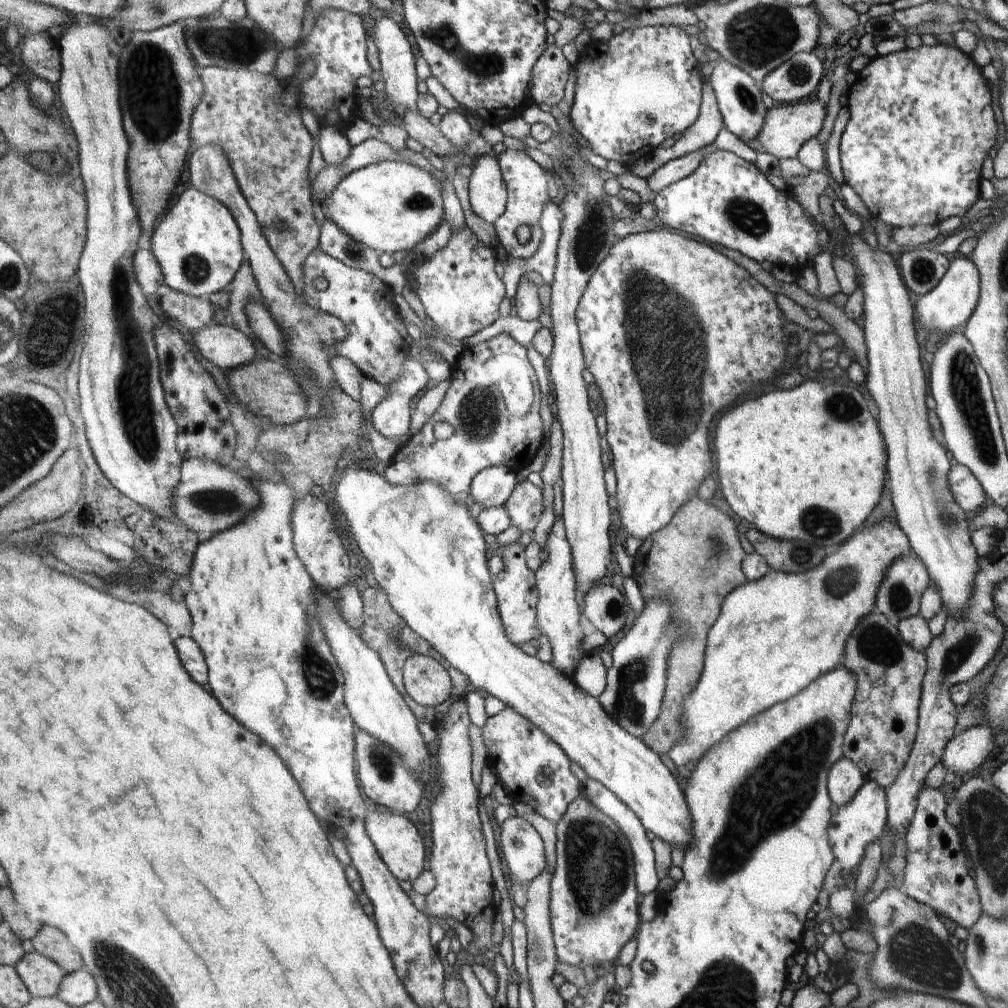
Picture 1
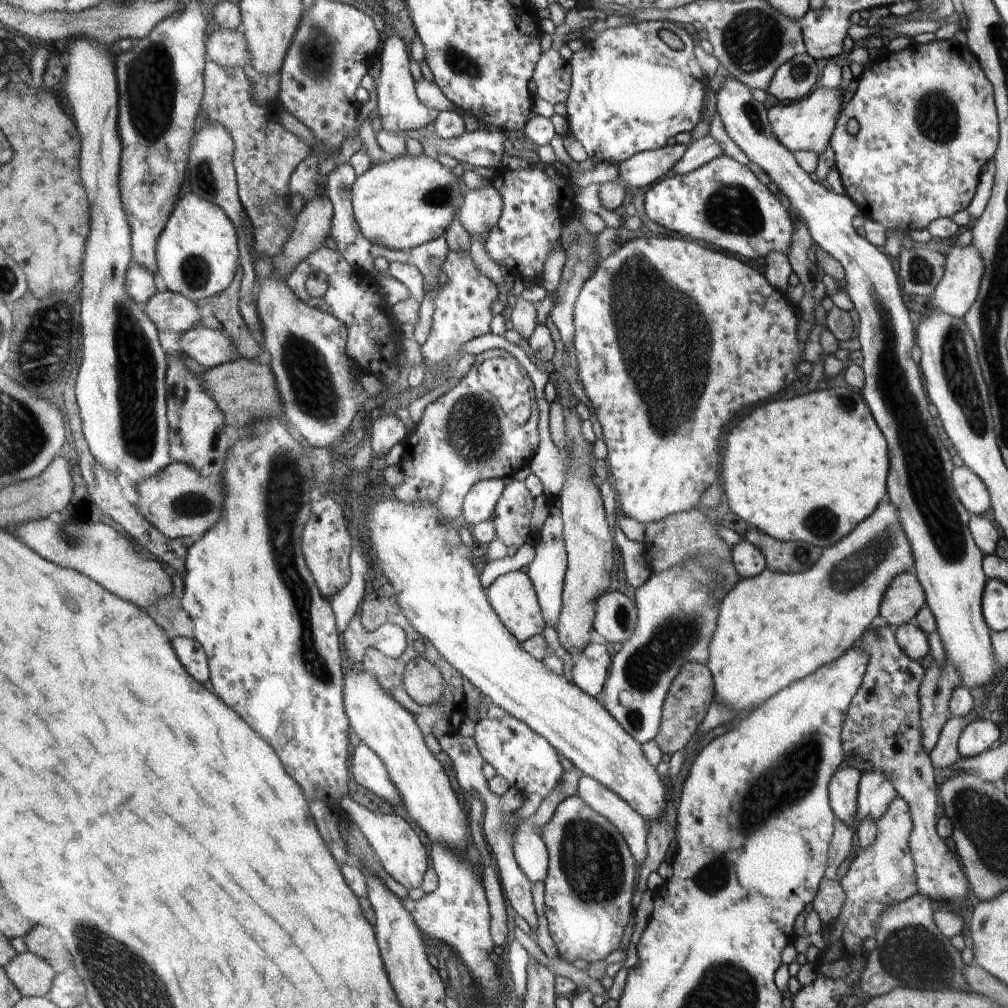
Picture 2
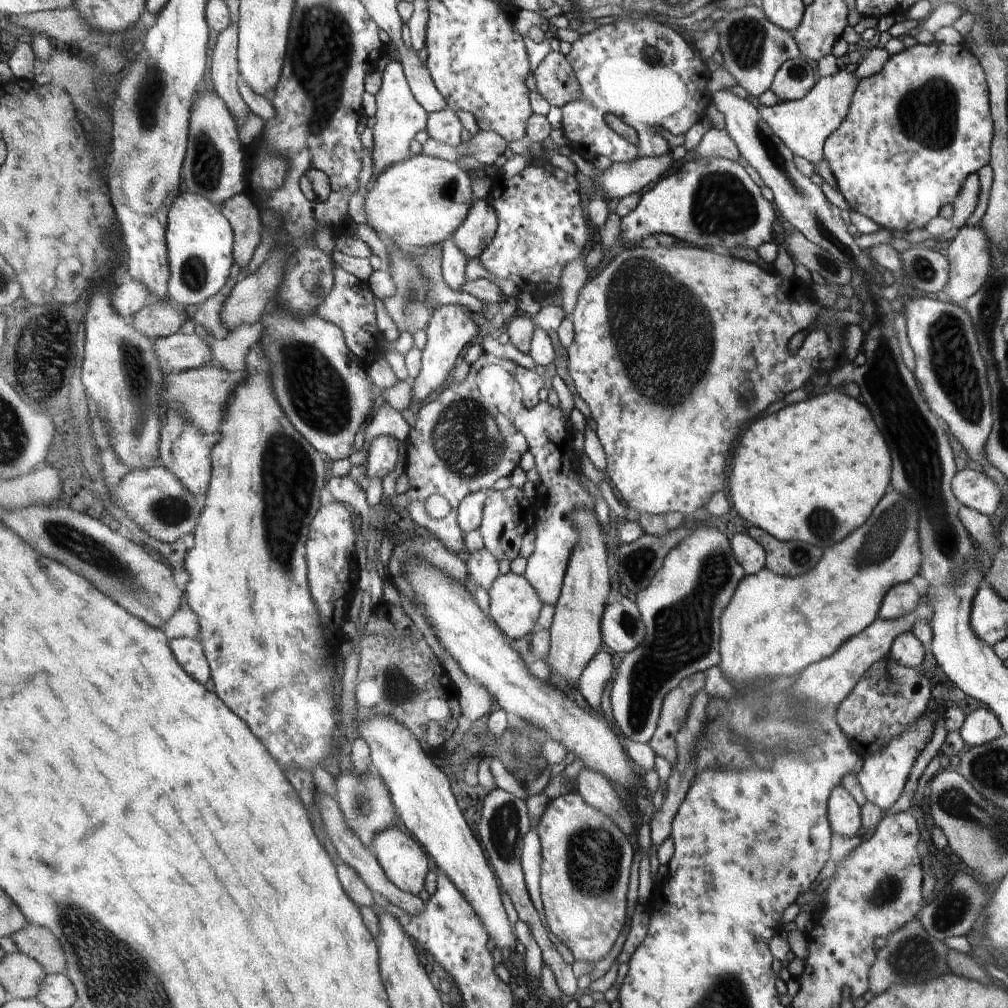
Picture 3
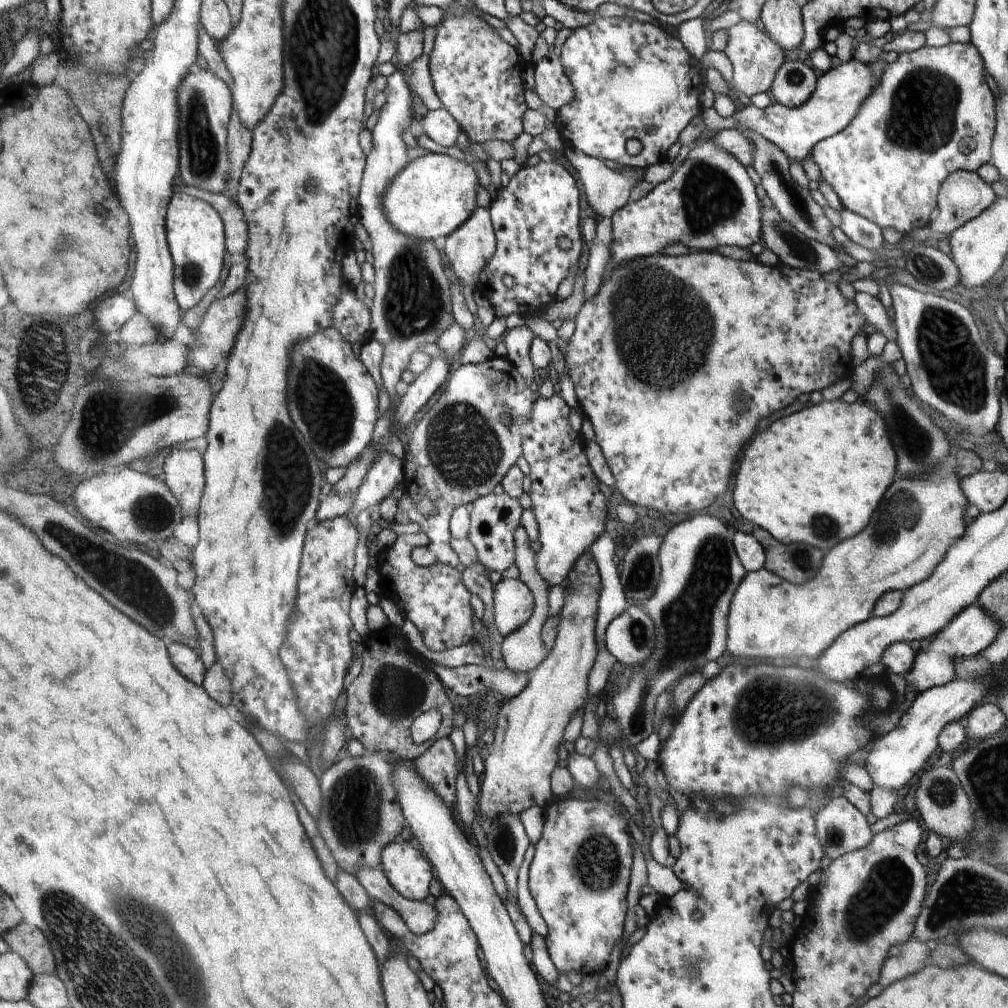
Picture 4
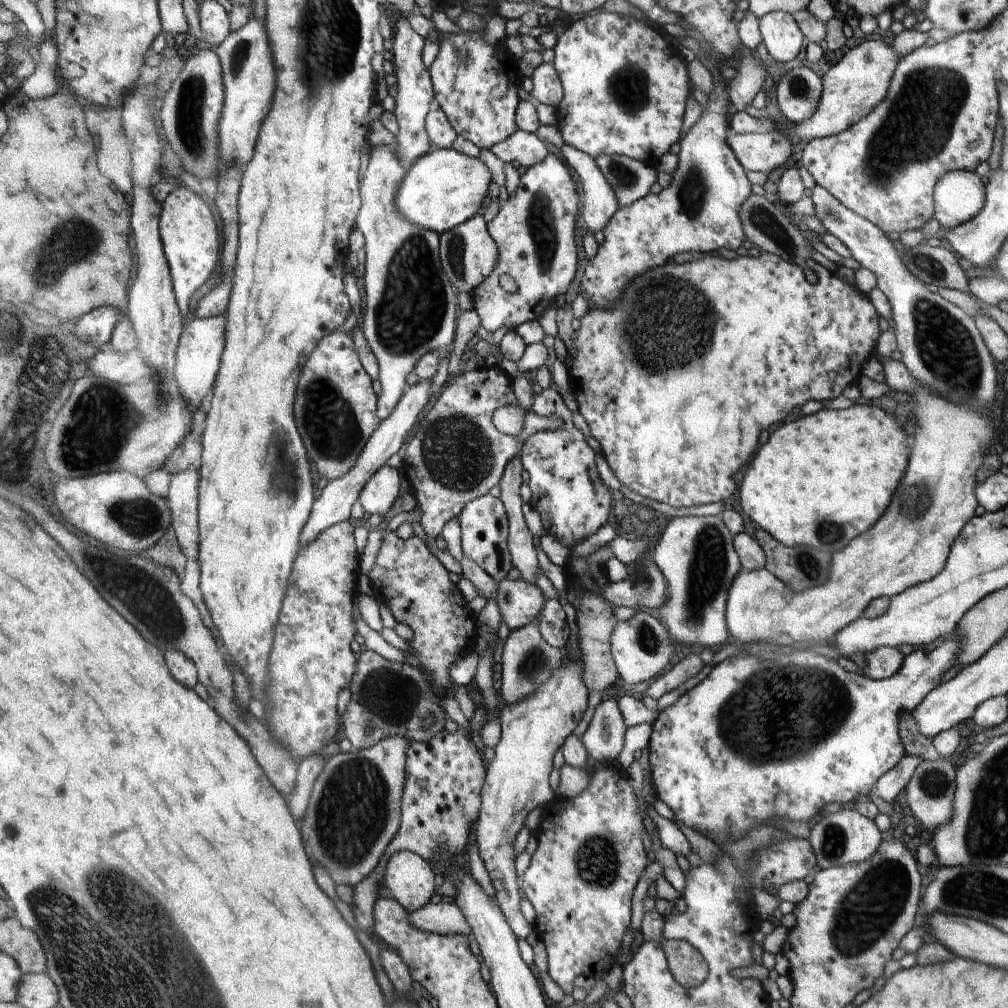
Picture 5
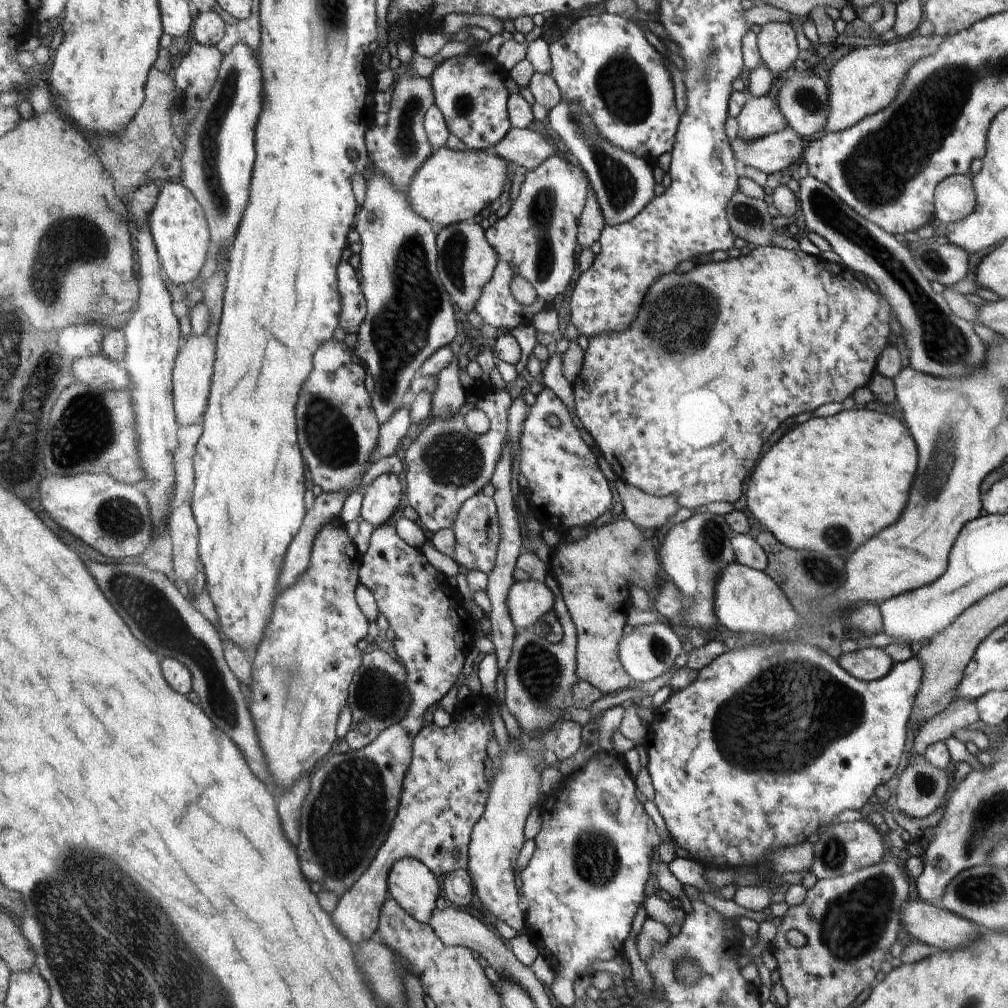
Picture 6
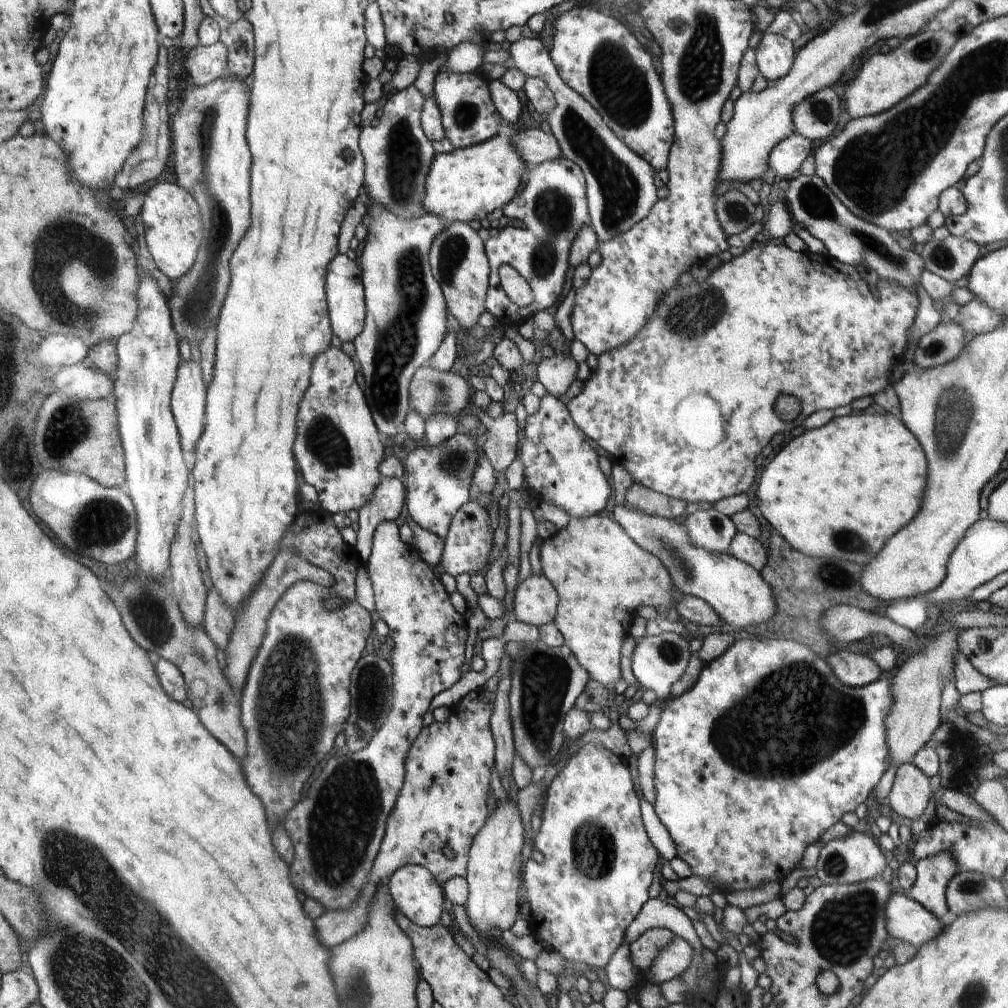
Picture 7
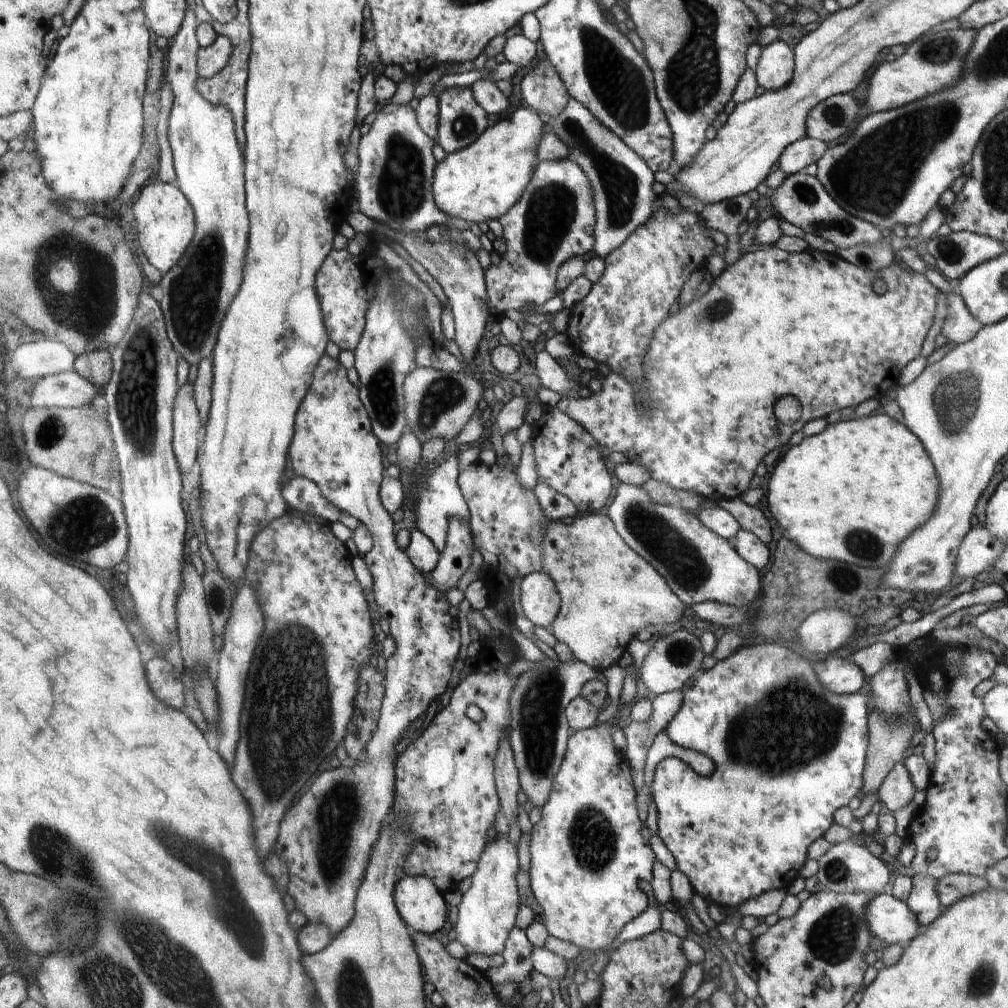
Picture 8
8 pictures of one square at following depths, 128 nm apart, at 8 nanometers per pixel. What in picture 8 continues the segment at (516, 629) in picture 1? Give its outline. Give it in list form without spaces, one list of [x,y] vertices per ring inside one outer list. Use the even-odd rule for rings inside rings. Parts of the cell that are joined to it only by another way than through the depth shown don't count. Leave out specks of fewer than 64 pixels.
[[[541,570],[527,574],[520,586],[520,604],[532,624],[550,631],[562,606],[555,581]]]

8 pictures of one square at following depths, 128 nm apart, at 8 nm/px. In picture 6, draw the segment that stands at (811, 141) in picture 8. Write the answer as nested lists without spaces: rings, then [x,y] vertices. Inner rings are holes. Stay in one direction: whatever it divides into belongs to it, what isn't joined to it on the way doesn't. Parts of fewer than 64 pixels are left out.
[[[790,127],[758,140],[742,140],[740,135],[732,139],[735,154],[743,167],[752,166],[766,174],[786,171],[789,166],[803,158],[805,140]]]

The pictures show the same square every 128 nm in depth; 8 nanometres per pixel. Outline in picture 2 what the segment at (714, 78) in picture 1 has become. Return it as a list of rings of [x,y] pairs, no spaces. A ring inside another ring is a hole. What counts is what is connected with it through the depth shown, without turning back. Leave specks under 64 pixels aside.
[[[726,78],[720,90],[716,92],[718,116],[732,141],[746,154],[750,162],[754,162],[766,172],[770,182],[774,182],[779,192],[787,197],[795,215],[806,225],[814,244],[822,248],[824,252],[828,252],[843,266],[846,292],[860,318],[855,336],[860,341],[860,351],[864,361],[861,366],[864,373],[864,386],[861,388],[861,393],[867,399],[876,422],[879,422],[880,430],[887,435],[891,465],[887,476],[888,498],[889,502],[899,508],[903,530],[914,552],[915,574],[927,593],[926,604],[936,619],[936,632],[940,636],[946,658],[952,662],[952,666],[956,667],[960,678],[963,678],[960,686],[973,692],[973,689],[978,689],[978,686],[996,685],[1000,681],[998,677],[1000,664],[991,646],[991,627],[984,622],[983,617],[983,593],[986,592],[989,580],[982,569],[982,560],[985,556],[976,546],[970,532],[970,512],[952,490],[954,478],[950,478],[950,474],[952,474],[954,464],[938,436],[936,426],[930,420],[932,416],[928,412],[927,392],[924,392],[924,384],[922,384],[923,374],[920,374],[918,364],[910,360],[910,354],[912,354],[914,344],[918,342],[918,336],[914,336],[914,326],[910,320],[910,312],[906,310],[906,304],[902,300],[901,284],[898,284],[896,270],[889,256],[884,254],[881,248],[875,247],[856,234],[852,220],[862,213],[859,206],[856,206],[856,203],[852,202],[852,198],[846,193],[837,194],[832,190],[826,190],[818,182],[816,184],[812,182],[807,171],[799,165],[794,152],[776,138],[767,117],[766,106],[763,102],[755,100],[750,90],[751,87],[740,82],[740,79]]]

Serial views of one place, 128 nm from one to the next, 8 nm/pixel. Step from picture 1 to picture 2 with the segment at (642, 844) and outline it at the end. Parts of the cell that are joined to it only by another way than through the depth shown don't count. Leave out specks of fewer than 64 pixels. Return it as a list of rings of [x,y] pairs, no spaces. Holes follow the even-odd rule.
[[[582,775],[578,781],[577,794],[592,810],[607,818],[627,841],[631,854],[640,866],[644,864],[647,854],[648,822],[643,819],[634,807],[620,798],[609,787],[594,778]]]

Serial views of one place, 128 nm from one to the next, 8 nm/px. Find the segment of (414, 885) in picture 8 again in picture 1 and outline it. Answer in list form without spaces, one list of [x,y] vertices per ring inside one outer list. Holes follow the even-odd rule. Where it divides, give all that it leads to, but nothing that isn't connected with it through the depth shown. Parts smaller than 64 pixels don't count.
[[[368,810],[366,827],[368,838],[375,843],[376,850],[383,857],[383,861],[387,863],[391,873],[399,882],[414,882],[416,876],[422,872],[424,860],[426,860],[426,848],[422,844],[422,838],[420,838],[416,826],[406,816],[400,816],[400,813]]]

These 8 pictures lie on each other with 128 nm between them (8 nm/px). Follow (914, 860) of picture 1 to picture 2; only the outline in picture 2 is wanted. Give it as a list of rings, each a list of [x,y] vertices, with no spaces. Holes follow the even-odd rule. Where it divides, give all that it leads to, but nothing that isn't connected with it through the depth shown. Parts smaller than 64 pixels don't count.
[[[888,624],[871,628],[863,634],[862,638],[859,638],[860,644],[854,646],[854,648],[866,650],[870,656],[870,662],[866,676],[863,678],[864,686],[860,685],[860,694],[855,694],[856,702],[852,702],[852,714],[848,714],[848,726],[844,726],[844,750],[848,750],[846,764],[861,772],[884,770],[884,774],[888,774],[888,780],[898,791],[899,797],[911,807],[914,828],[911,832],[910,846],[919,880],[919,894],[924,894],[926,898],[934,902],[954,900],[962,908],[966,908],[970,902],[971,882],[968,882],[966,874],[962,872],[958,856],[952,850],[948,850],[946,842],[942,840],[939,832],[936,832],[936,812],[939,812],[938,792],[936,792],[936,778],[930,766],[930,758],[923,746],[922,708],[919,695],[926,670],[922,667],[921,661],[913,659],[899,645],[894,629]]]

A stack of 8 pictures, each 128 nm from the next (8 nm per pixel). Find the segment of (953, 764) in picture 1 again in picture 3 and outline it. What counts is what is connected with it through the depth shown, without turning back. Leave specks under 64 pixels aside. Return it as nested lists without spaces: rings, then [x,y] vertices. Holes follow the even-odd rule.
[[[977,708],[966,715],[959,732],[966,746],[982,746],[1000,734],[999,718],[988,708]]]

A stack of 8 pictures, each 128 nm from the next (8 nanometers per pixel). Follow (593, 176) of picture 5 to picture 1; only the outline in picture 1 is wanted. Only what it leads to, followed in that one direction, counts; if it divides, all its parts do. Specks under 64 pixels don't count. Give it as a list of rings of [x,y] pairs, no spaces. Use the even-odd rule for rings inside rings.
[[[708,80],[704,82],[702,112],[695,124],[684,130],[682,137],[672,147],[652,150],[651,154],[640,160],[640,166],[631,169],[632,174],[650,180],[650,176],[670,160],[686,156],[712,144],[720,137],[718,133],[723,126],[723,115],[719,110],[718,99]]]

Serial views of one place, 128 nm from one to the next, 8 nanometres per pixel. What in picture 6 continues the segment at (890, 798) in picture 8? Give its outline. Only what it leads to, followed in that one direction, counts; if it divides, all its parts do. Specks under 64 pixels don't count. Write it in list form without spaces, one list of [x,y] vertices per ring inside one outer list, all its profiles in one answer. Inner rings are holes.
[[[922,756],[902,772],[893,799],[906,816],[926,818],[942,806],[950,781],[946,770],[940,770]]]

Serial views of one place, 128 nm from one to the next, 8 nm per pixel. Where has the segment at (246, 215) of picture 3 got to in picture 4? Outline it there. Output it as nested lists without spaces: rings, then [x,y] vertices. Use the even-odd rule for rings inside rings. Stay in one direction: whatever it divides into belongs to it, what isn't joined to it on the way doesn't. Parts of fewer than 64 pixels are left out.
[[[176,185],[175,194],[188,193],[196,198],[211,202],[216,210],[224,217],[228,229],[228,248],[232,254],[244,254],[248,252],[248,218],[240,201],[232,200],[224,193],[210,192],[189,185]]]

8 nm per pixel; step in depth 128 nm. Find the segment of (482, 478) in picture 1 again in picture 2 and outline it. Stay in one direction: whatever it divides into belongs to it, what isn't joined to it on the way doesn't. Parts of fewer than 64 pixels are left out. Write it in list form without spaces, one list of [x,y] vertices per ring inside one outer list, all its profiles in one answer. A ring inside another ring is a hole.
[[[501,478],[483,480],[476,484],[467,494],[463,504],[462,521],[464,524],[471,528],[492,518],[496,500],[502,496],[504,488],[505,485]]]

